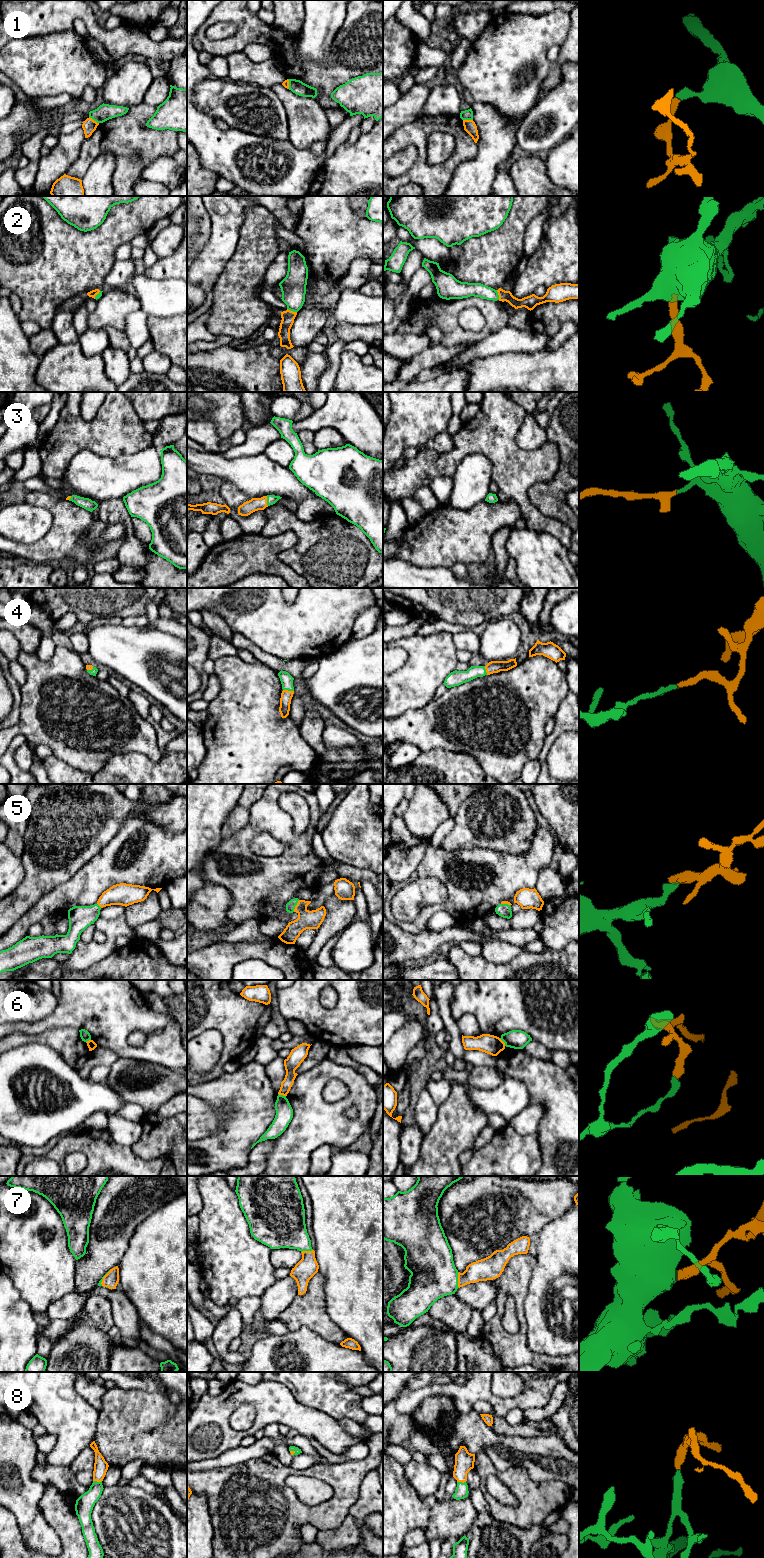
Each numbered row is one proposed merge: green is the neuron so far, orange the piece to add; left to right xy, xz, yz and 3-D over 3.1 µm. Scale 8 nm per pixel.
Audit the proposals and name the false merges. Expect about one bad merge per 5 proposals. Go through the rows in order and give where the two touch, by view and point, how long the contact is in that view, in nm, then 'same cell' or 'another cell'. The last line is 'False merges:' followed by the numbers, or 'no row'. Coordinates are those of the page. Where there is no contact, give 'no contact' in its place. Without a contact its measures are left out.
1: xy (94, 120) | 100 nm | another cell
2: xz (292, 310) | 90 nm | same cell
3: xz (267, 501) | 80 nm | same cell
4: xz (288, 690) | 90 nm | same cell
5: xz (295, 905) | 110 nm | same cell
6: xz (282, 1095) | 70 nm | another cell
7: yz (457, 1280) | 130 nm | same cell
8: xy (96, 1481) | 70 nm | same cell
False merges: 1, 6

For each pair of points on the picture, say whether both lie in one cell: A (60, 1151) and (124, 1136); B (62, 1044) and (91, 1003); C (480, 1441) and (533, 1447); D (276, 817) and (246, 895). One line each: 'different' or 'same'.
A: different
B: different
C: same
D: same

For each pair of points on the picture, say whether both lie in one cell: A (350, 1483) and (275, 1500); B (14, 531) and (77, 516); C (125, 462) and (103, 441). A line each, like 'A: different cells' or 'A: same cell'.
A: same cell
B: different cells
C: different cells

